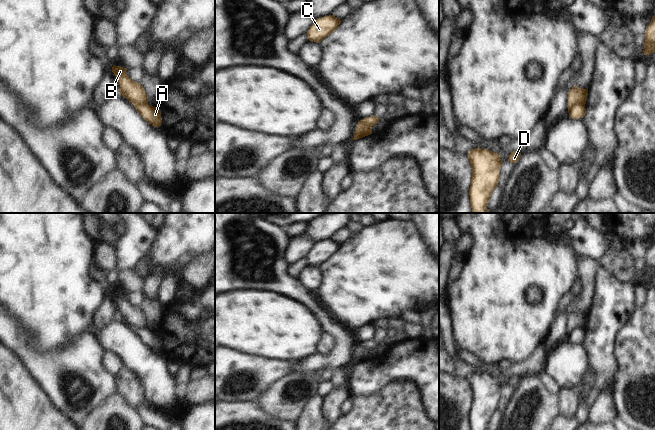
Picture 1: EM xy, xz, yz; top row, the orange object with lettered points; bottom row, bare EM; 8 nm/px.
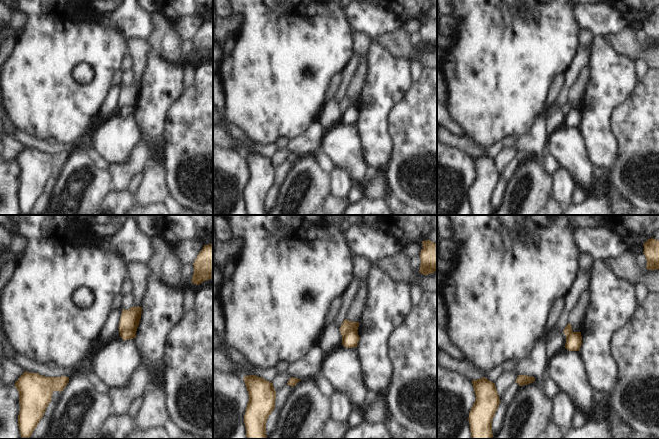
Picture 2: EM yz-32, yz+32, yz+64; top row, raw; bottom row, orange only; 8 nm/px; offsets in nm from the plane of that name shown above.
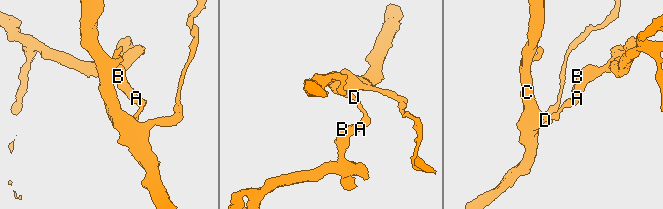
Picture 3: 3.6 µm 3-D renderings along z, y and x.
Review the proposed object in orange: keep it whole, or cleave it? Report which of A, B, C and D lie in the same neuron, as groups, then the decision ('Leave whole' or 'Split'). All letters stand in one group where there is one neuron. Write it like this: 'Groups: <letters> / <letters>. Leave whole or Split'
Groups: A C D / B. Split.

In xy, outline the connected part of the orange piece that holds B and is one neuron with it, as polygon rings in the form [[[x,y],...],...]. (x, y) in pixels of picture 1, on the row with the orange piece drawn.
[[[121,66],[112,67],[112,72],[116,76],[120,85],[120,94],[126,97],[134,106],[148,103],[148,96],[143,86],[132,80],[126,73],[127,68]]]

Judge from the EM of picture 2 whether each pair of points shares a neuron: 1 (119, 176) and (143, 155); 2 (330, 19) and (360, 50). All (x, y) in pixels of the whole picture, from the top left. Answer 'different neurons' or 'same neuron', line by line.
1: same neuron
2: different neurons

